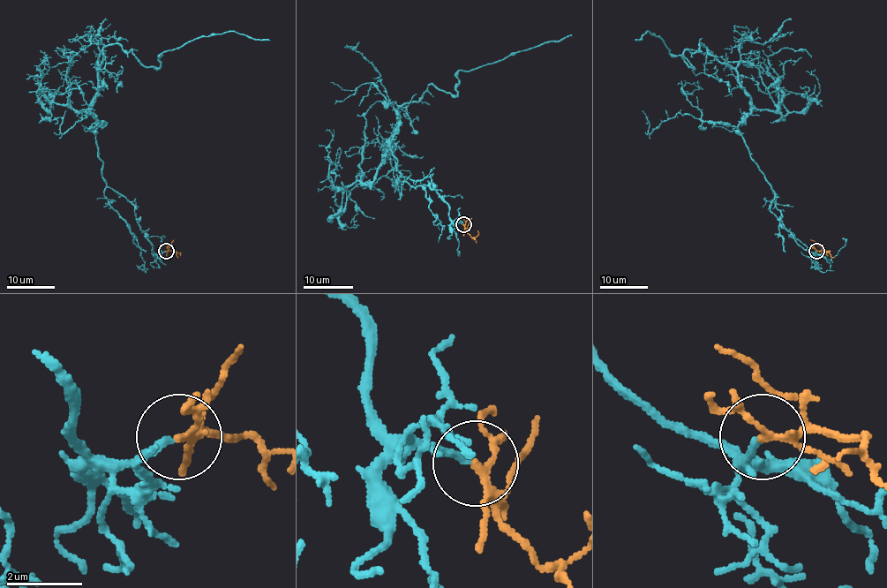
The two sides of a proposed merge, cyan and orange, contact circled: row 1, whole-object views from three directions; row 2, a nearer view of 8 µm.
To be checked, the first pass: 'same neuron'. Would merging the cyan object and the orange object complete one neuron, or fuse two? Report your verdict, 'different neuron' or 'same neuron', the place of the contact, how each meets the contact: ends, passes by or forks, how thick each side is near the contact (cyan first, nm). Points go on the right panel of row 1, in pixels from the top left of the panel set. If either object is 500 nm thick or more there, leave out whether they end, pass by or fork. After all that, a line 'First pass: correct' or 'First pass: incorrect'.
same neuron | (816, 251) | cyan ends | orange forks | 200/140 nm
First pass: correct

